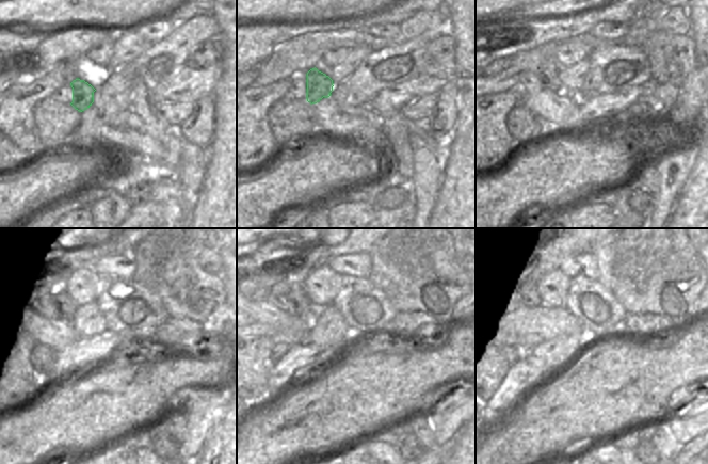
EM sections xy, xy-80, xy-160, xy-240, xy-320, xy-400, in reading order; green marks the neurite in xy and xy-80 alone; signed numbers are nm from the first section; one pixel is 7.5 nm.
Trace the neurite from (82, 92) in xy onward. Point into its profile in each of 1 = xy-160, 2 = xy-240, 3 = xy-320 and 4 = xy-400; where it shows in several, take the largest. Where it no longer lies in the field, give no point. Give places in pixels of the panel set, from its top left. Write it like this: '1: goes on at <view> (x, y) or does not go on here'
1: goes on at xy-160 (548, 72)
2: goes on at xy-240 (59, 302)
3: goes on at xy-320 (295, 301)
4: goes on at xy-400 (518, 299)

